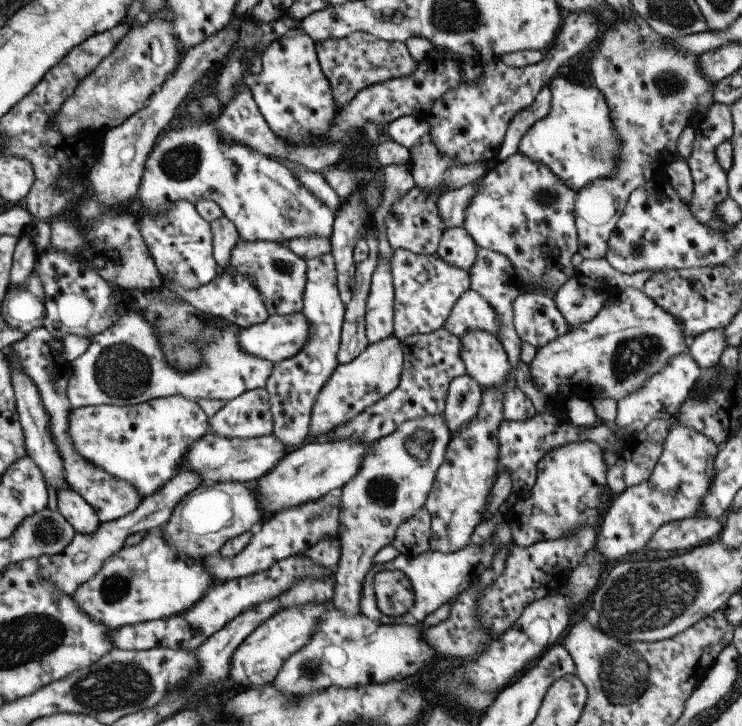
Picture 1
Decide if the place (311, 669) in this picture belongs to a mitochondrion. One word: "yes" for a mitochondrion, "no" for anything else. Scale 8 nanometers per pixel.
yes

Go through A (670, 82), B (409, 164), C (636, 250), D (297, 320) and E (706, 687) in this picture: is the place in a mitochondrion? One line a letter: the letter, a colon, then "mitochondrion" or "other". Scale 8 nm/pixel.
A: mitochondrion
B: other
C: mitochondrion
D: other
E: other

